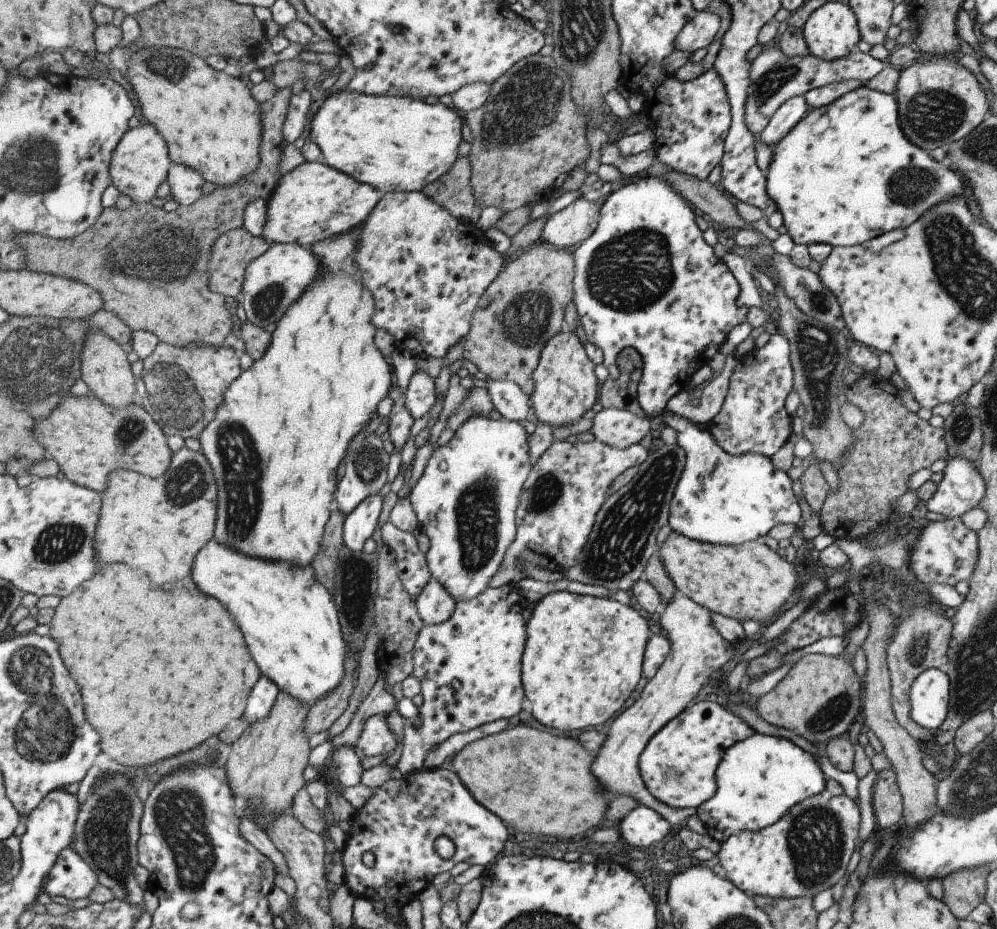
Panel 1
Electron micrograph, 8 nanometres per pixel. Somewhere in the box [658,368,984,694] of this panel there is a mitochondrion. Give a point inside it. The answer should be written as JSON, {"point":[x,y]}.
{"point":[919,648]}

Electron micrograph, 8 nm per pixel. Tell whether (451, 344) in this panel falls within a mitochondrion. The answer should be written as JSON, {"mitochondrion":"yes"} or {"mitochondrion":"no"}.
{"mitochondrion":"no"}

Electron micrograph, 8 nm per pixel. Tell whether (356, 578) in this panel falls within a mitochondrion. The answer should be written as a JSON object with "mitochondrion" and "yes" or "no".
{"mitochondrion":"yes"}

